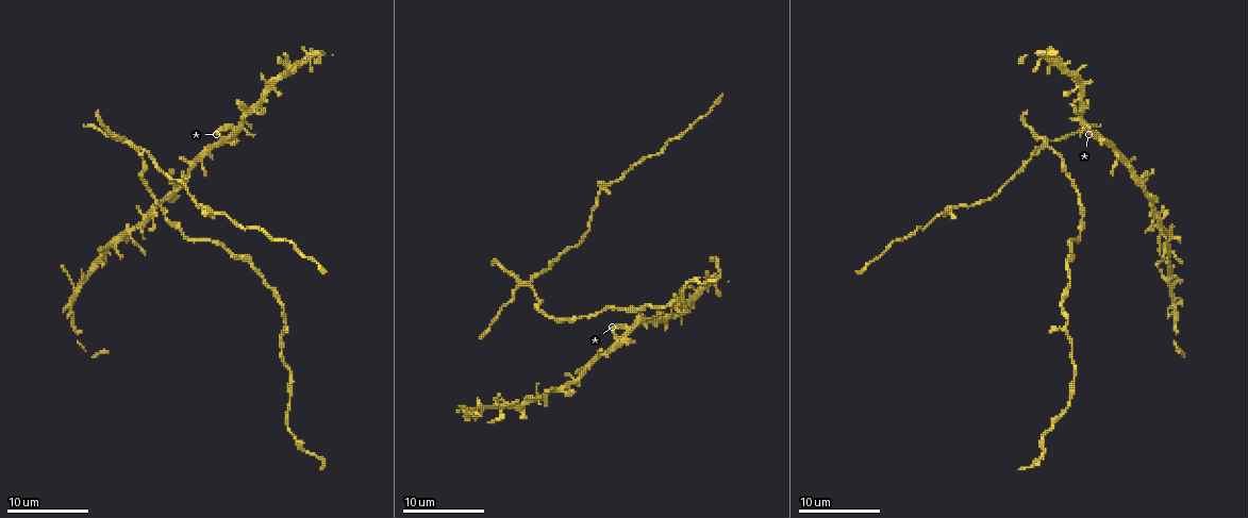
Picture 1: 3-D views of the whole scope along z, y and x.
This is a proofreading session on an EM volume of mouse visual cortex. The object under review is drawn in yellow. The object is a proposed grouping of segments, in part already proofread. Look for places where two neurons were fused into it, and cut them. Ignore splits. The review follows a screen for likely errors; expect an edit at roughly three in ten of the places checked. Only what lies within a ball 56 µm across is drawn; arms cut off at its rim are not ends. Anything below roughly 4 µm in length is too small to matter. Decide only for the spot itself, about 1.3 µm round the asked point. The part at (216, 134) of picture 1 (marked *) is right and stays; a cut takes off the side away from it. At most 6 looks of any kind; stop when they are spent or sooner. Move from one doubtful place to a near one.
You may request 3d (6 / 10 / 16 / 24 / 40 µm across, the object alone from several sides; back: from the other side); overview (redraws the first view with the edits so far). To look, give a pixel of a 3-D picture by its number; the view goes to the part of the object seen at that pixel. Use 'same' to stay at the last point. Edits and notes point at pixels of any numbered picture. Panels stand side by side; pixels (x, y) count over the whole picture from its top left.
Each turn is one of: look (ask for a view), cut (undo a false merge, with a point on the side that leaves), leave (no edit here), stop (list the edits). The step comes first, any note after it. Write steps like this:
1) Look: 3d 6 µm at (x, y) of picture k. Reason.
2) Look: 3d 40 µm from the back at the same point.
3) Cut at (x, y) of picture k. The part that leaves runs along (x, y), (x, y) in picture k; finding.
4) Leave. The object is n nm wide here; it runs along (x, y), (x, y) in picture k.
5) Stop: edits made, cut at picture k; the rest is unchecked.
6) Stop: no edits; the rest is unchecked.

Look: 3d 10 µm at (575, 379) of picture 1. Four arms meet.

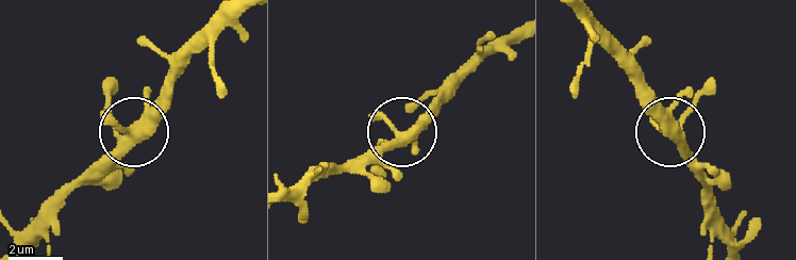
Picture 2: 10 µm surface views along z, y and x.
Leave. The side arm is 33 µm long; 4 arms meet here; continuous, no second neuron.

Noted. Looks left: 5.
Look: 3d 10 µm at (626, 335) of picture 1. Arms run side by side.

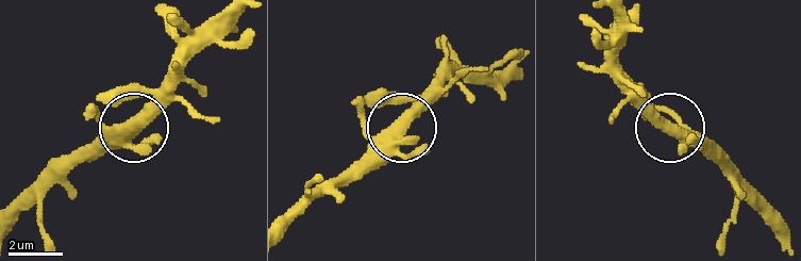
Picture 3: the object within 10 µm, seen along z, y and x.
Leave. 4 arms meet here; it runs along (87, 118), (95, 112), (115, 126), (136, 124), (182, 80) in picture 3; one neuron here.

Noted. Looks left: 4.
Look: 3d 6 µm at (1044, 143) of picture 1.

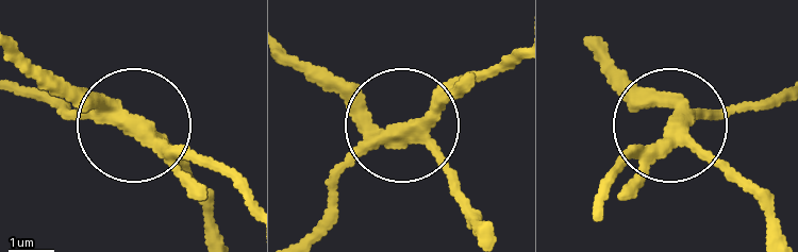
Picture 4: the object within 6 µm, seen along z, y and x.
Look: 3d 6 µm from the back at (673, 131) of picture 4.

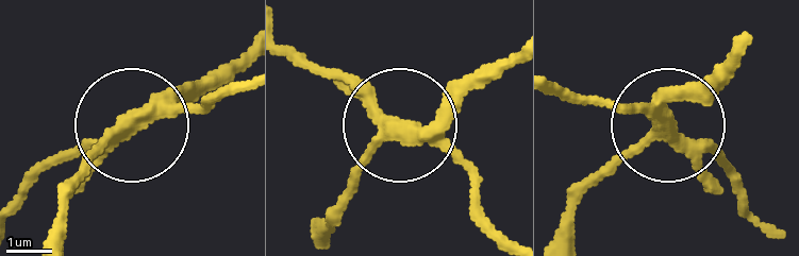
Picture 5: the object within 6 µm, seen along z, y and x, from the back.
Cut at (95, 151) of picture 5. 3 arms meet here; the part that leaves runs along (139, 119), (82, 176), (63, 234) in picture 5; two neurons meet here.

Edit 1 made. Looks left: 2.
Stop: edits made, cut at picture 5; the rest is unchecked.

